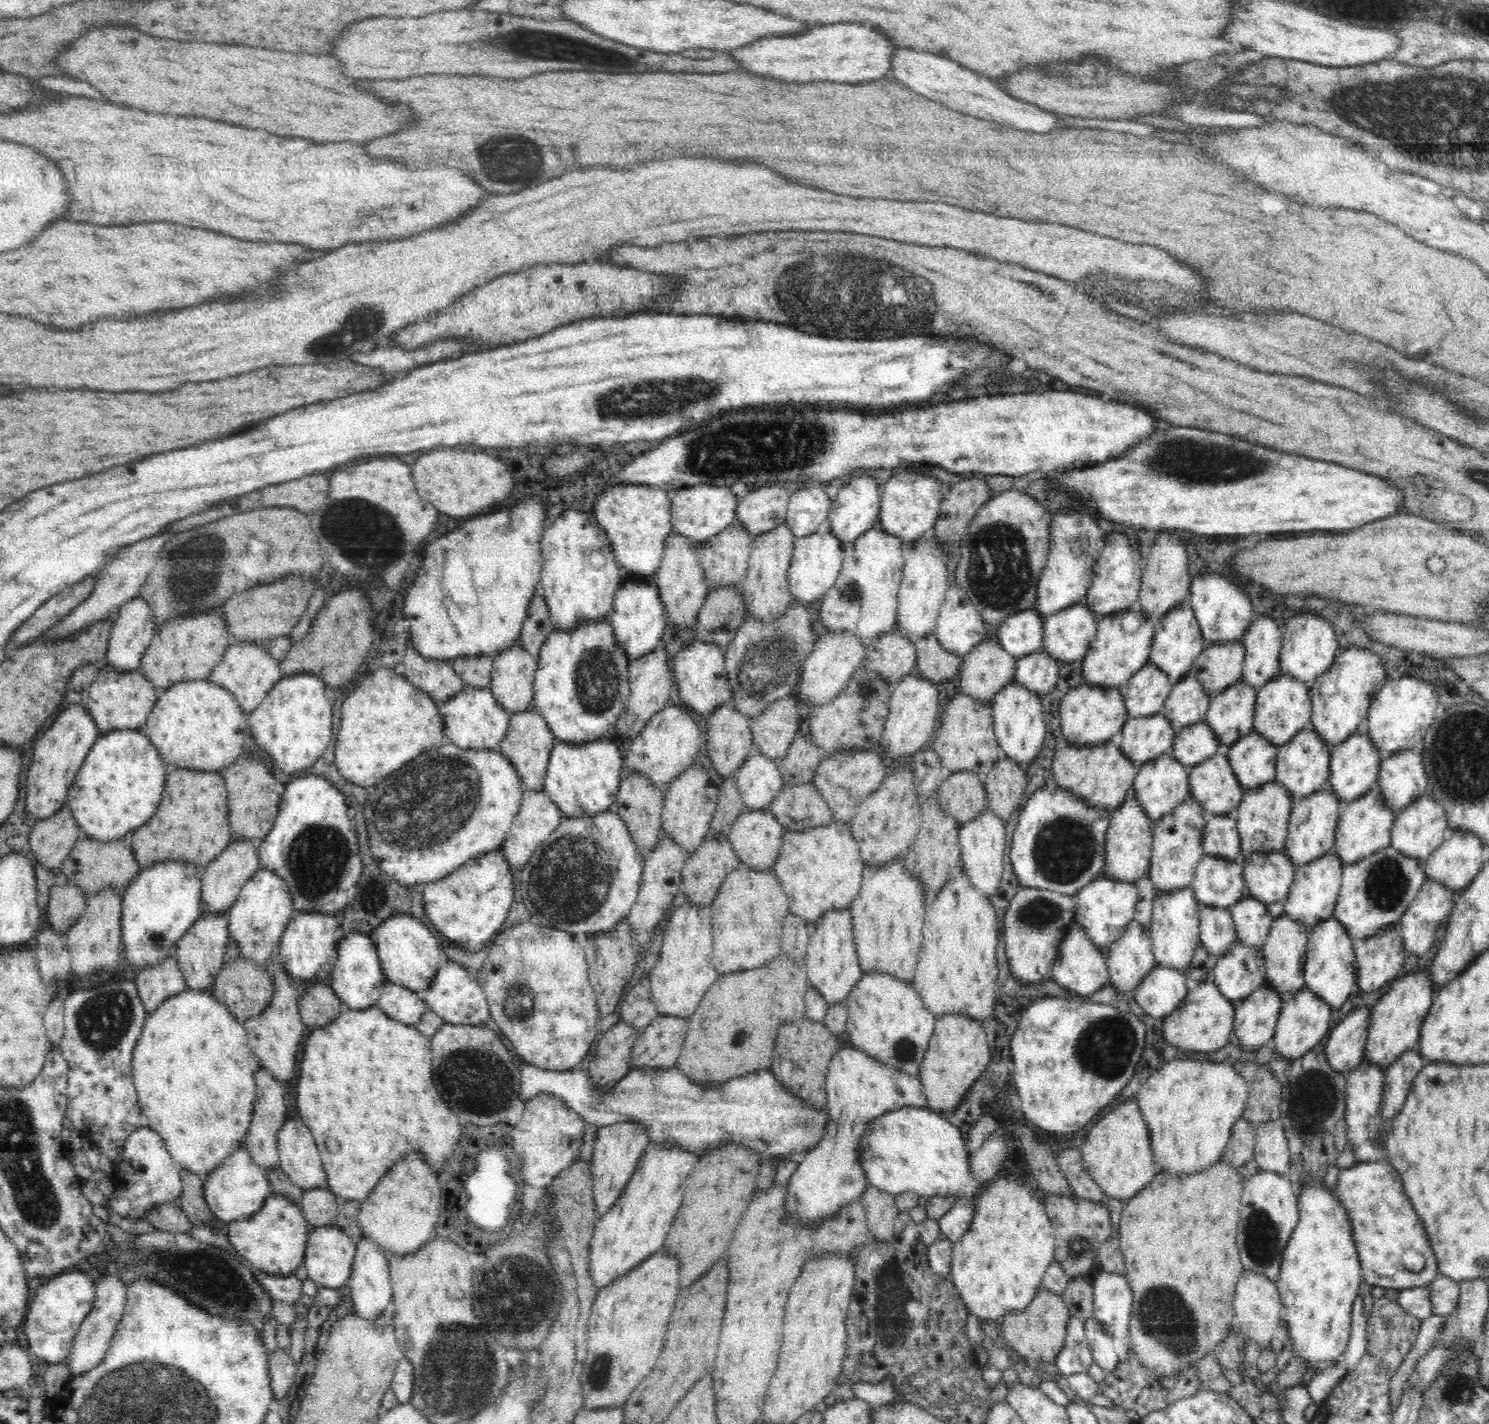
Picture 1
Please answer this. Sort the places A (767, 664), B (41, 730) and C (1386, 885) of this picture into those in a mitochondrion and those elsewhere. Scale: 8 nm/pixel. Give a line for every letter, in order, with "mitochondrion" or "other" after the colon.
A: mitochondrion
B: other
C: mitochondrion

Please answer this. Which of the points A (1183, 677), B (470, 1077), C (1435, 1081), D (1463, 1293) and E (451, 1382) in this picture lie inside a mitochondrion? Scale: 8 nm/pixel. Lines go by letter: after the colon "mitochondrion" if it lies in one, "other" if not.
A: other
B: mitochondrion
C: other
D: other
E: mitochondrion

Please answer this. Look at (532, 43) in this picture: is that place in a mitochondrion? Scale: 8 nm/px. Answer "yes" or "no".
yes

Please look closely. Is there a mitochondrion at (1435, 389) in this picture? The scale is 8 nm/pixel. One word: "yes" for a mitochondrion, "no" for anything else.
no

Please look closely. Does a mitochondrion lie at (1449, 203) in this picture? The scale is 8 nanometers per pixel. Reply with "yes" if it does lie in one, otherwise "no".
no

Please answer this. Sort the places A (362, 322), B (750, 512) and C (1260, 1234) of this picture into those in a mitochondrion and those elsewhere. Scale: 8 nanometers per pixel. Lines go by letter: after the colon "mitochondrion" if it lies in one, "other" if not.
A: mitochondrion
B: other
C: mitochondrion

